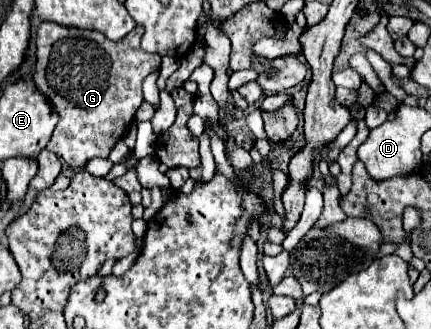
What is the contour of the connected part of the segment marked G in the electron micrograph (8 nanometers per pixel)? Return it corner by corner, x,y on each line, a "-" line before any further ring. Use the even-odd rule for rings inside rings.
42,23
38,27
34,85
46,99
50,99
50,105
60,115
60,121
46,149
56,153
70,167
82,169
84,163
92,157
108,157
114,145
124,137
132,119
136,117
136,111
144,101
142,81
150,73
160,71
160,55
150,55
142,51
140,47
142,35
144,35
142,27
136,25
134,31
126,35
126,39
120,39
120,43
114,43
98,31
78,31
70,27
58,27
56,23

